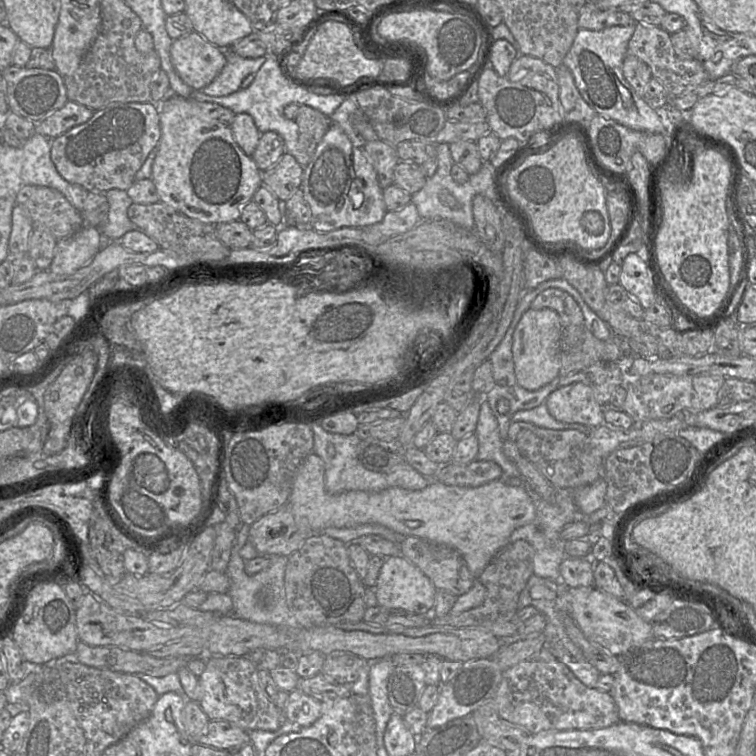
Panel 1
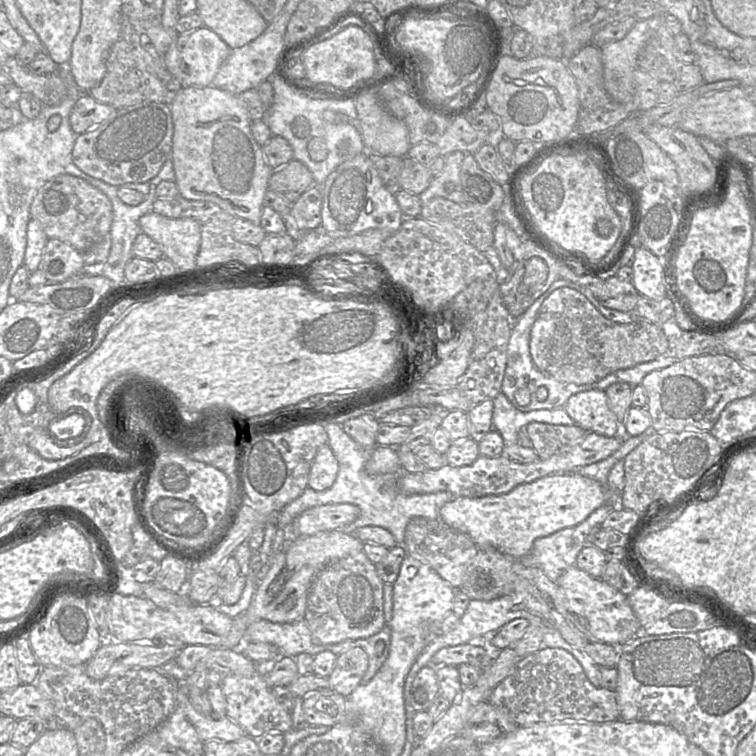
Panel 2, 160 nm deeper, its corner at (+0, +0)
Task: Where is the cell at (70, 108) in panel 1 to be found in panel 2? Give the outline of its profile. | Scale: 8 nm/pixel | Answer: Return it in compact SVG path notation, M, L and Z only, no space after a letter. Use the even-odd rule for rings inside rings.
M84 93L75 103L69 122L72 130L79 135L107 120L115 110Z

